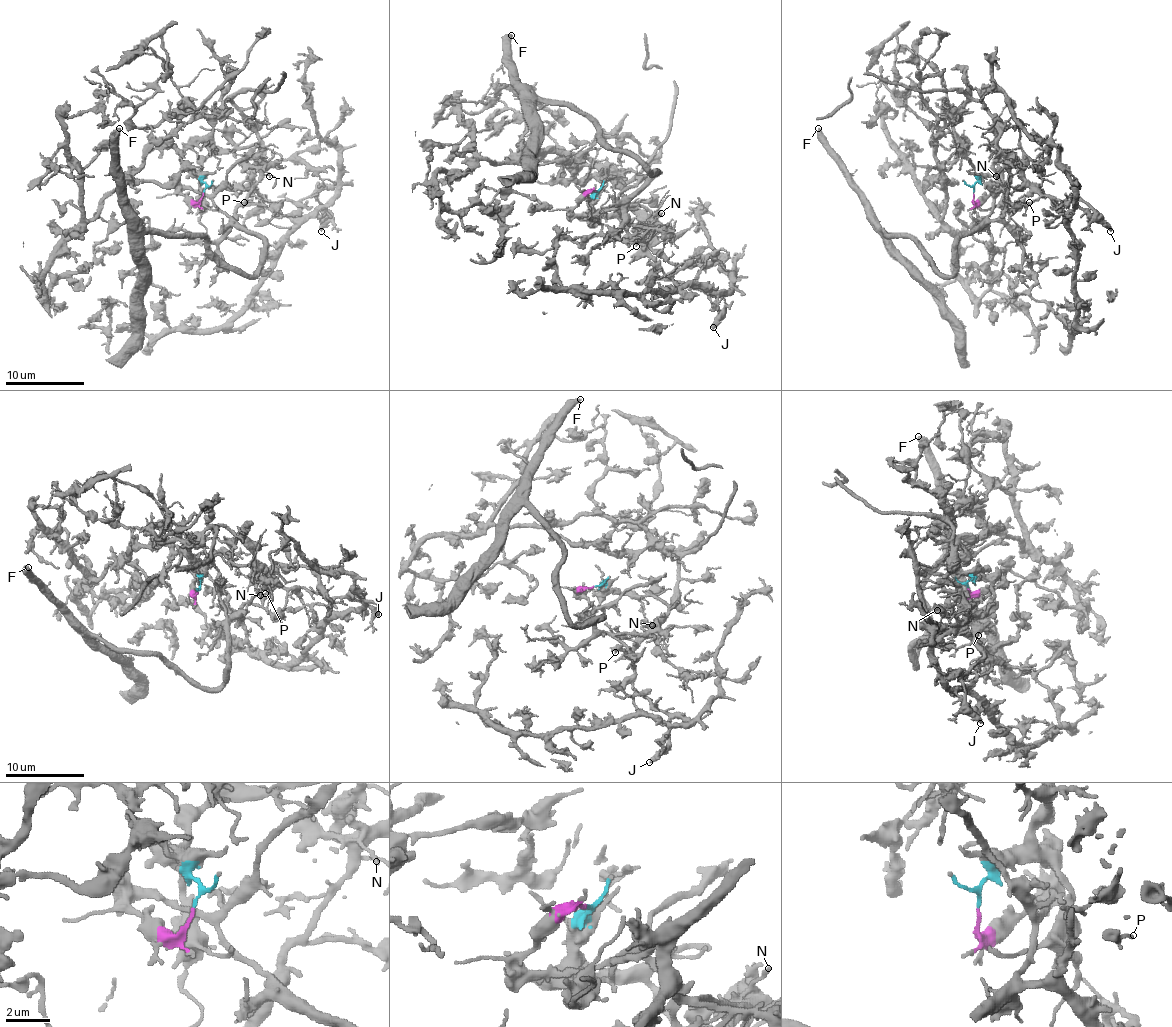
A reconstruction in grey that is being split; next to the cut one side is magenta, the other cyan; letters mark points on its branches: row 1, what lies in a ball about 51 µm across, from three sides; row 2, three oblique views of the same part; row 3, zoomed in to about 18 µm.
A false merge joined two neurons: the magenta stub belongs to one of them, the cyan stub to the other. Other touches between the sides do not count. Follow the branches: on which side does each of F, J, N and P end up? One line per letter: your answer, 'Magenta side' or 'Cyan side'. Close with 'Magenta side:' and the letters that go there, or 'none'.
F: Magenta side
J: Cyan side
N: Cyan side
P: Magenta side
Magenta side: F, P

